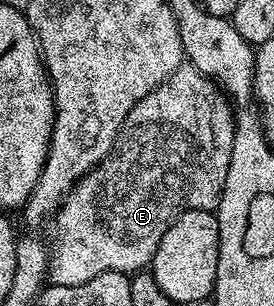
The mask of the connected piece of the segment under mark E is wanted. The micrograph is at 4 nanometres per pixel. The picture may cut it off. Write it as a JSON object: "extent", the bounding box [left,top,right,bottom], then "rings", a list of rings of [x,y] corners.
{"extent":[49,66,235,286],"rings":[[[180,66],[164,84],[133,106],[119,132],[117,151],[100,162],[71,189],[54,217],[55,241],[49,244],[49,280],[61,286],[81,286],[97,274],[134,274],[146,269],[165,230],[191,208],[215,210],[223,197],[229,158],[235,141],[235,112],[220,85],[190,66]]]}

